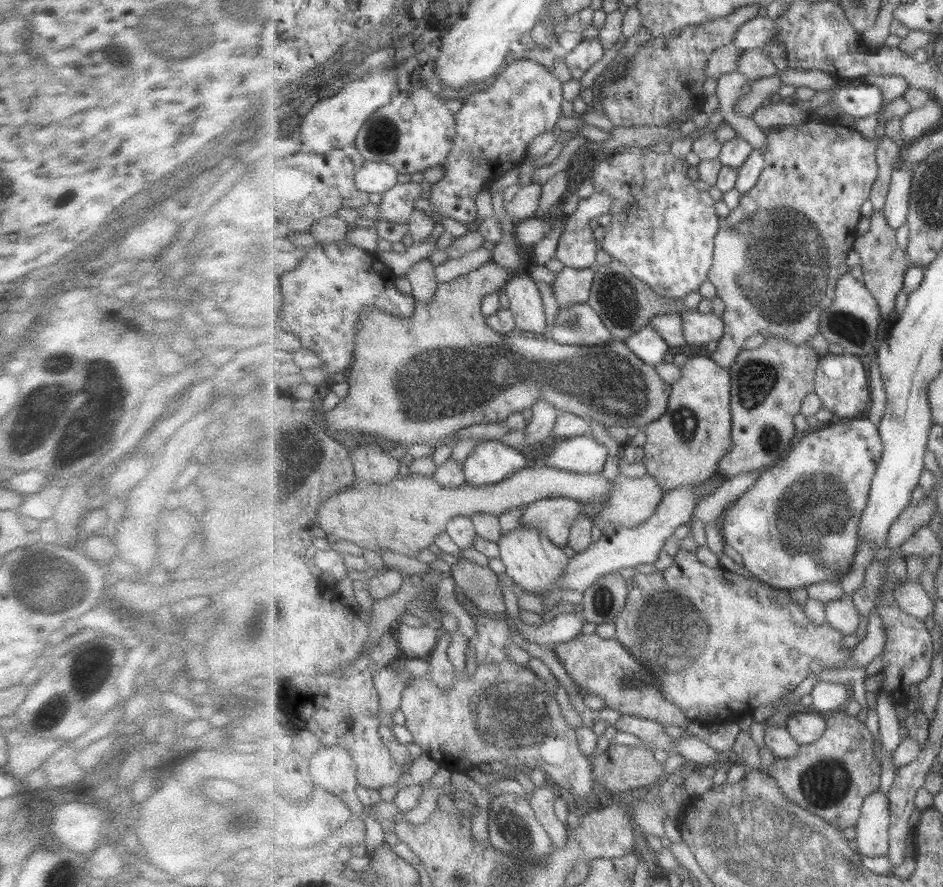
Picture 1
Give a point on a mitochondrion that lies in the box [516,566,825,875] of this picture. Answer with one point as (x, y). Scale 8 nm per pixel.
(669, 627)

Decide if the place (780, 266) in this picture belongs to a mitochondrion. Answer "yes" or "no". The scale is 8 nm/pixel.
yes

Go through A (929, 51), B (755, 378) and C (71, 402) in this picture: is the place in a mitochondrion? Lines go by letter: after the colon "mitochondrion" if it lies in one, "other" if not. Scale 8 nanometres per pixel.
A: other
B: mitochondrion
C: mitochondrion

